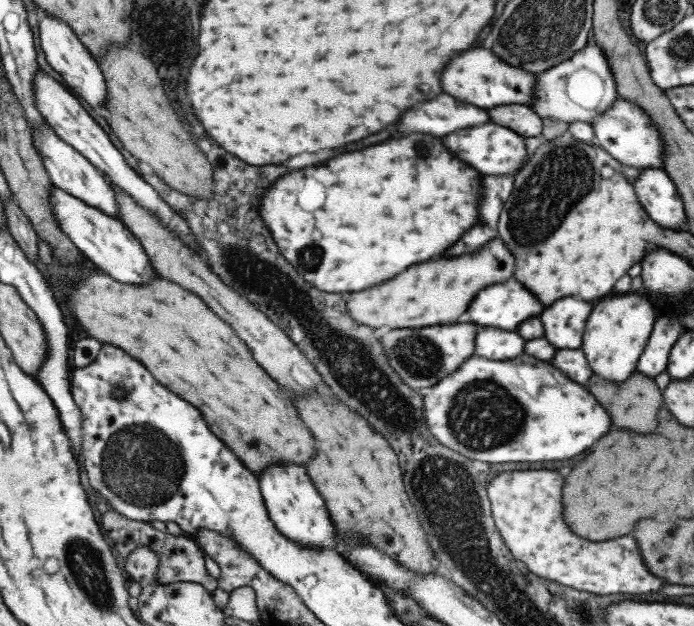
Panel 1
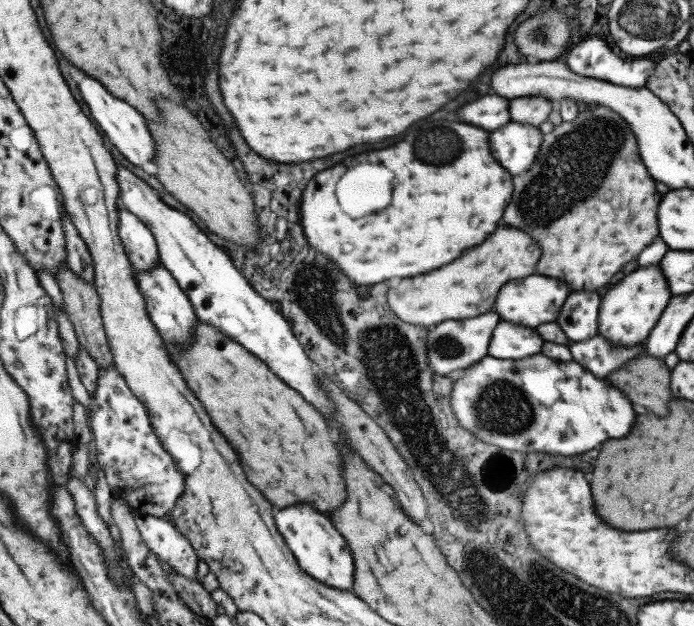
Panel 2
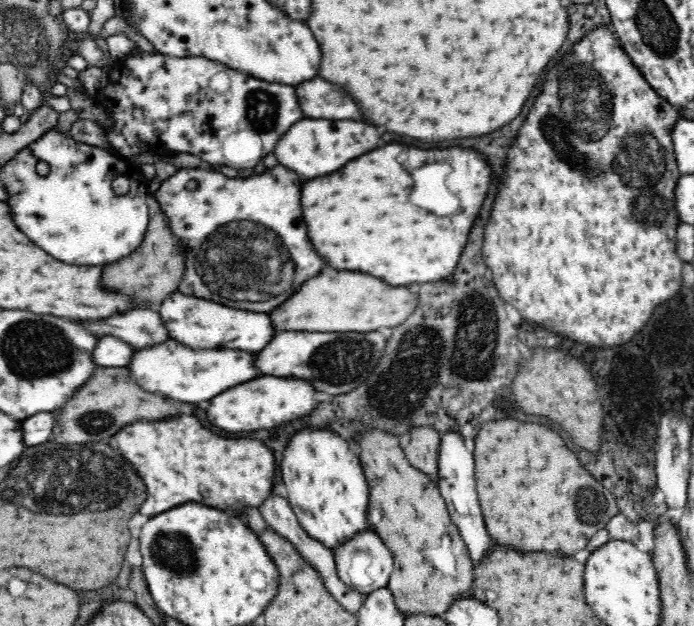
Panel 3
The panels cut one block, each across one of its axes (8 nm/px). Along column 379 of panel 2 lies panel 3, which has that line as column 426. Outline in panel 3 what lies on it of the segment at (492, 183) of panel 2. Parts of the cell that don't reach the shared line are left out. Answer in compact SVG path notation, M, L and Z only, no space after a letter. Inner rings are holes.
M392 142L348 162L330 176L306 182L302 188L302 206L310 238L330 266L368 272L392 286L432 282L454 274L474 226L472 220L478 218L488 196L492 176L492 164L474 148L420 150ZM428 164L450 166L448 180L442 180L444 184L440 186L458 200L456 210L448 214L434 212L412 198L418 190L426 190L416 184L414 172Z

